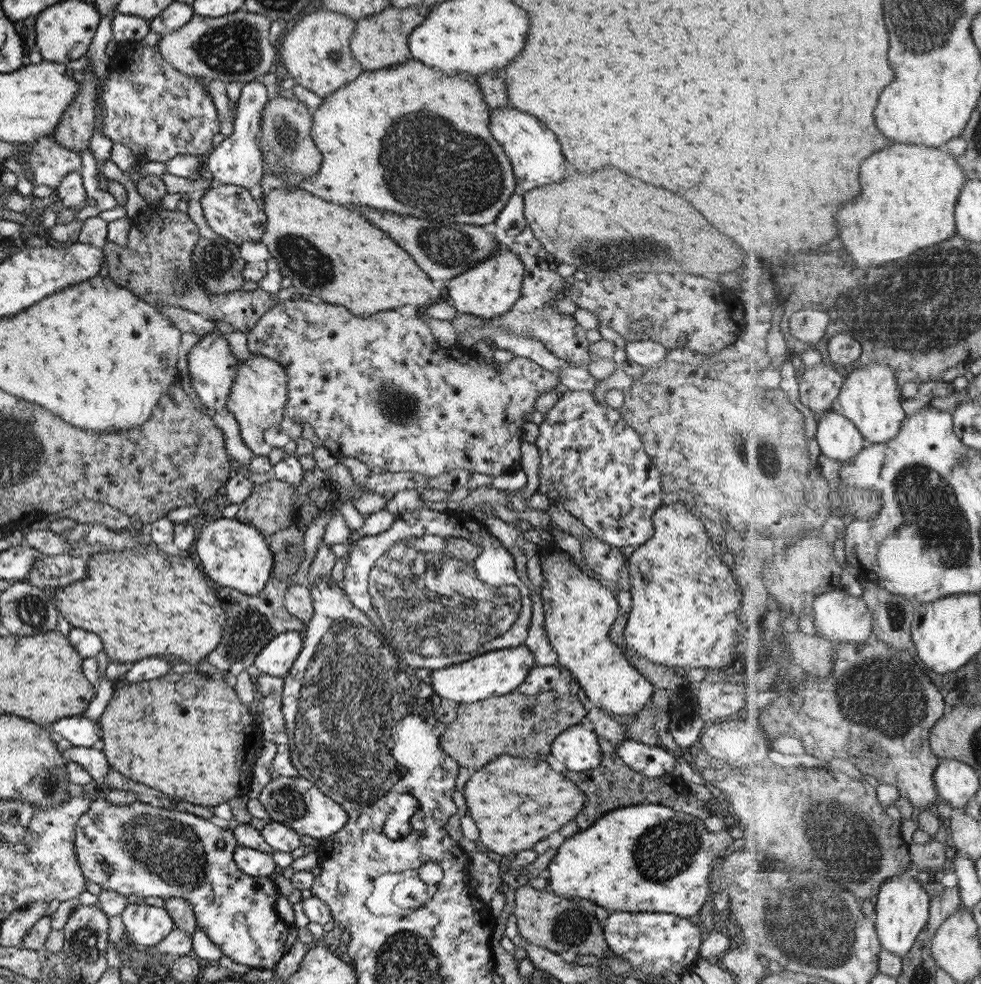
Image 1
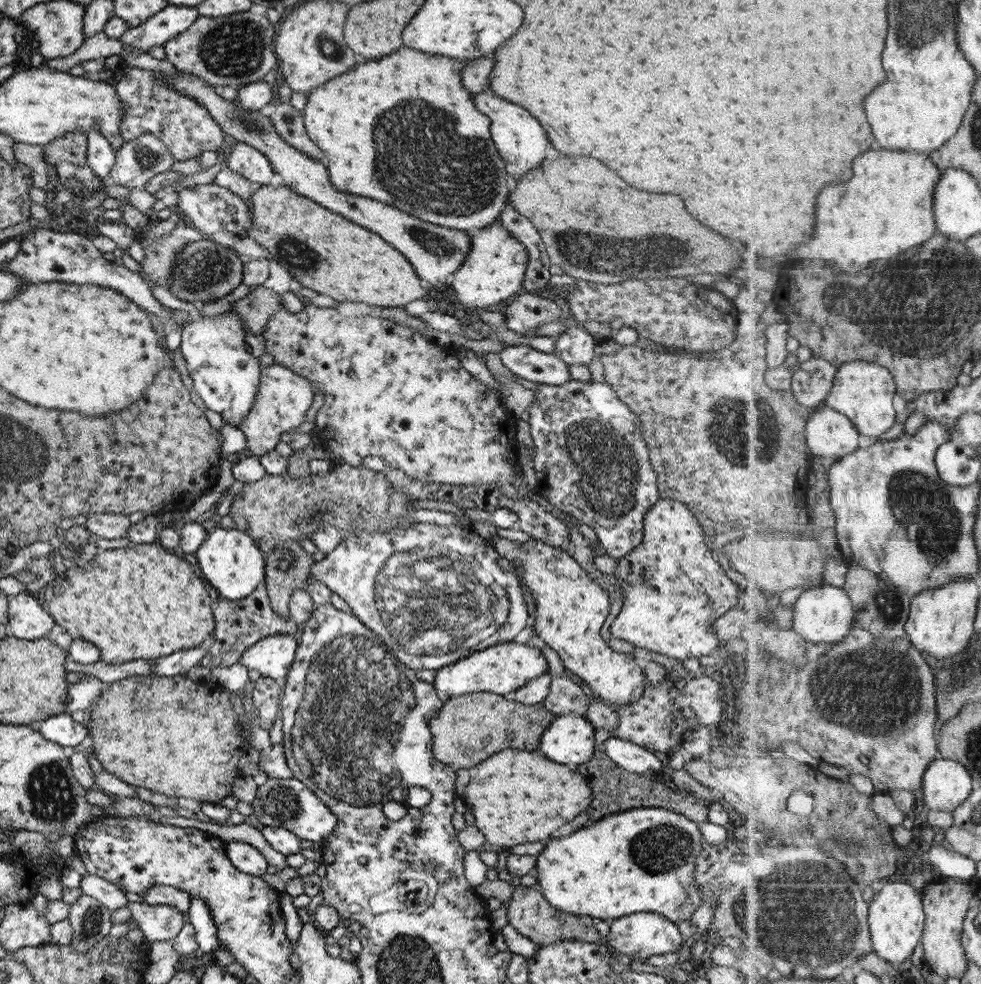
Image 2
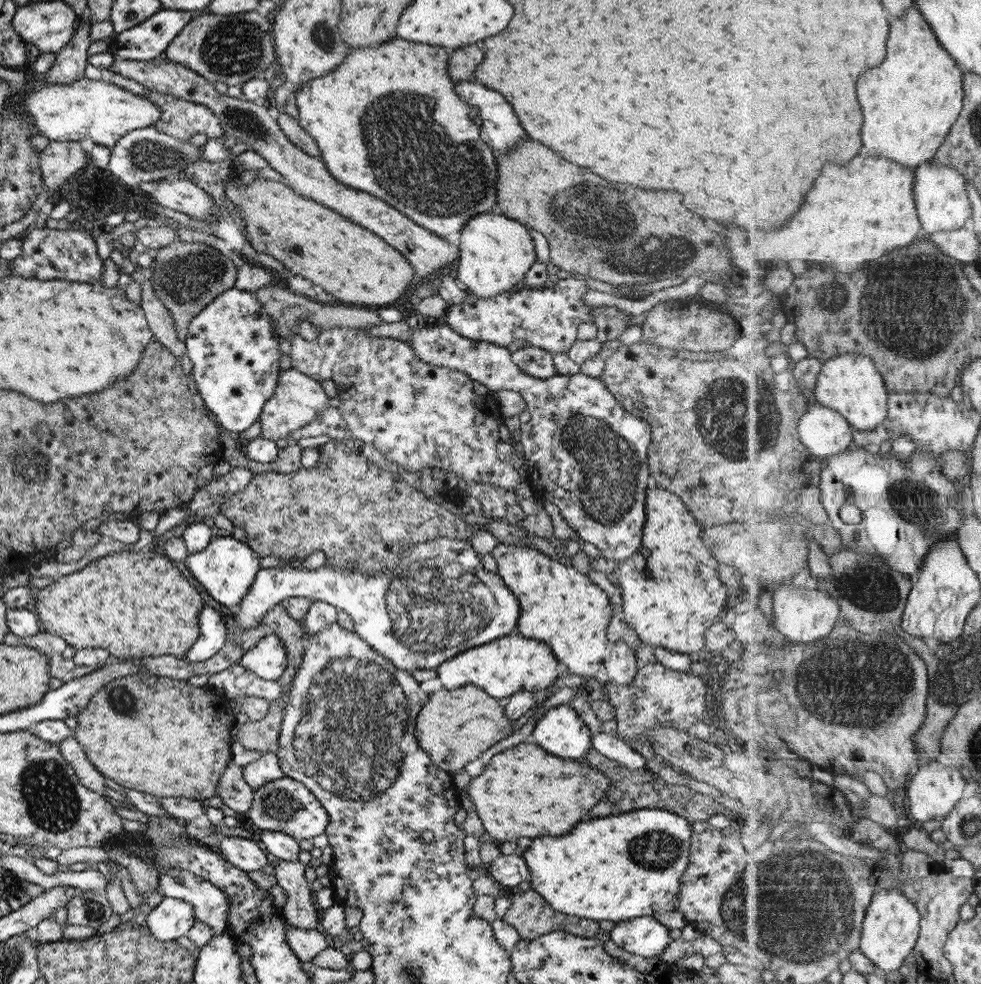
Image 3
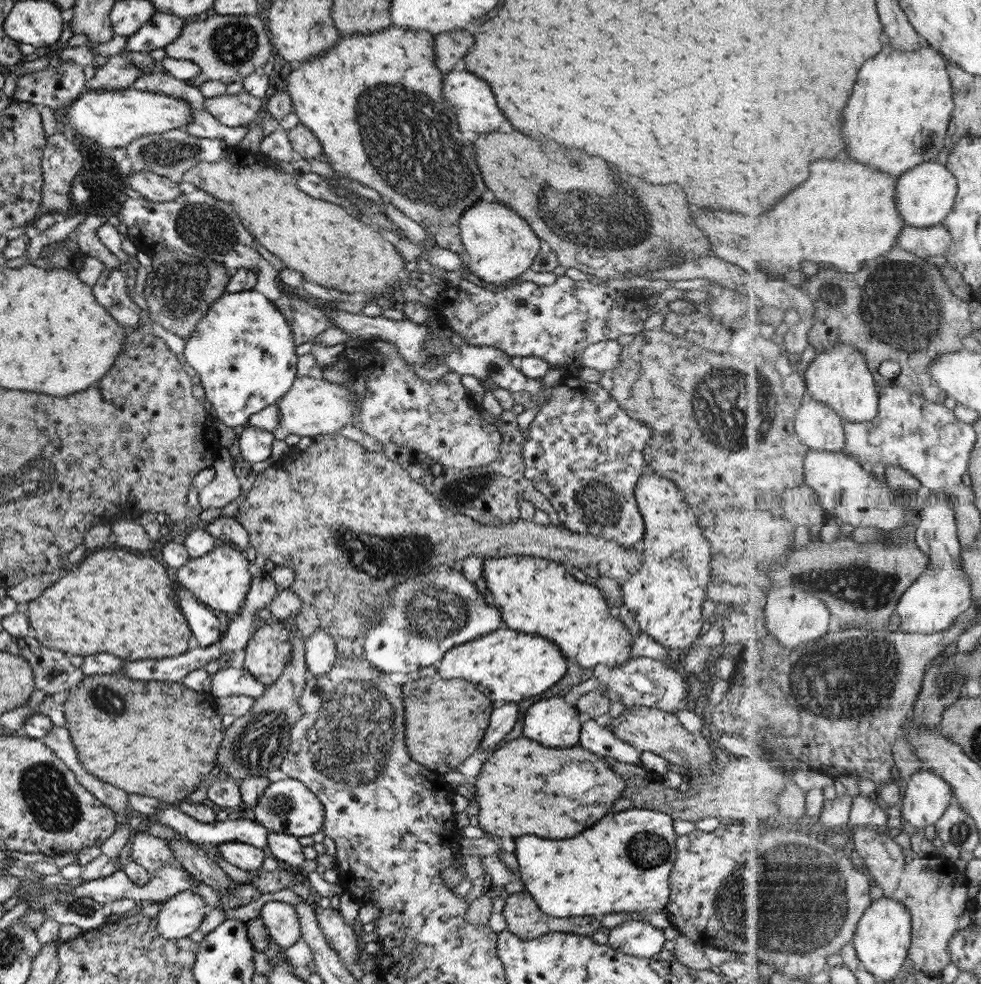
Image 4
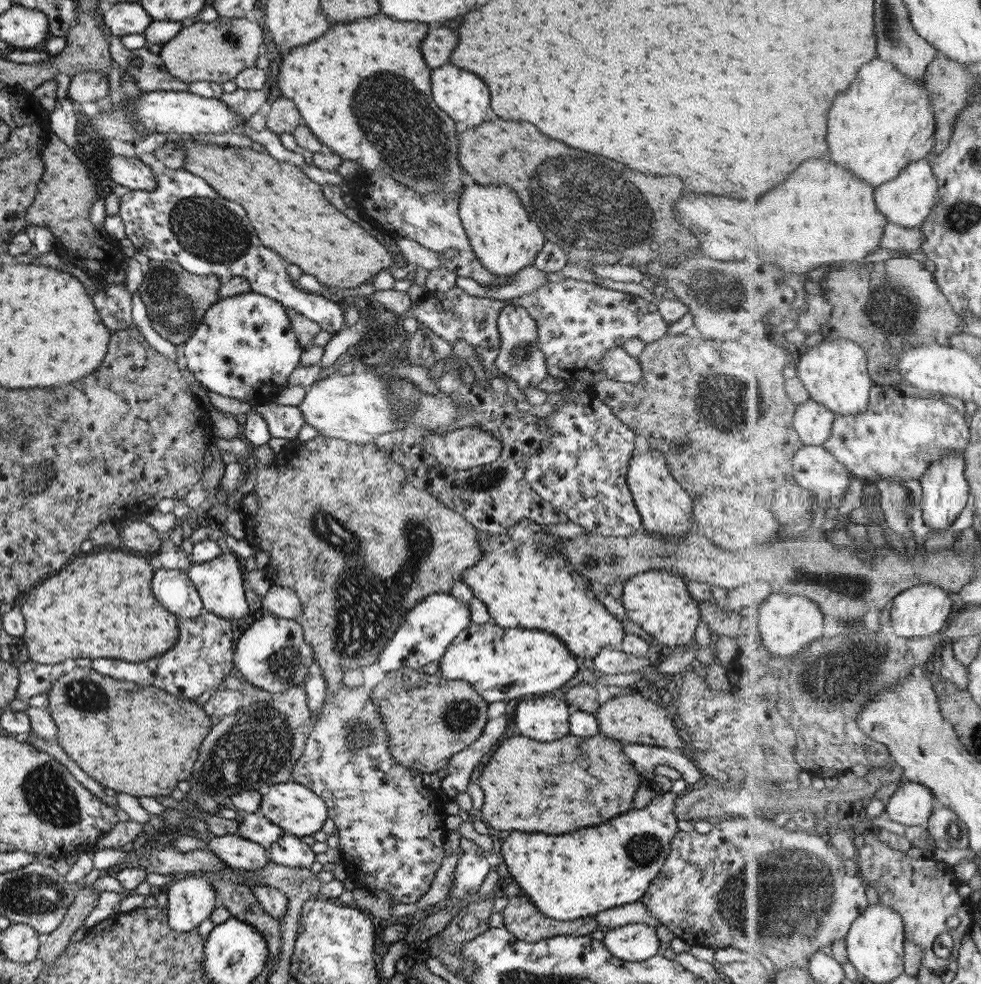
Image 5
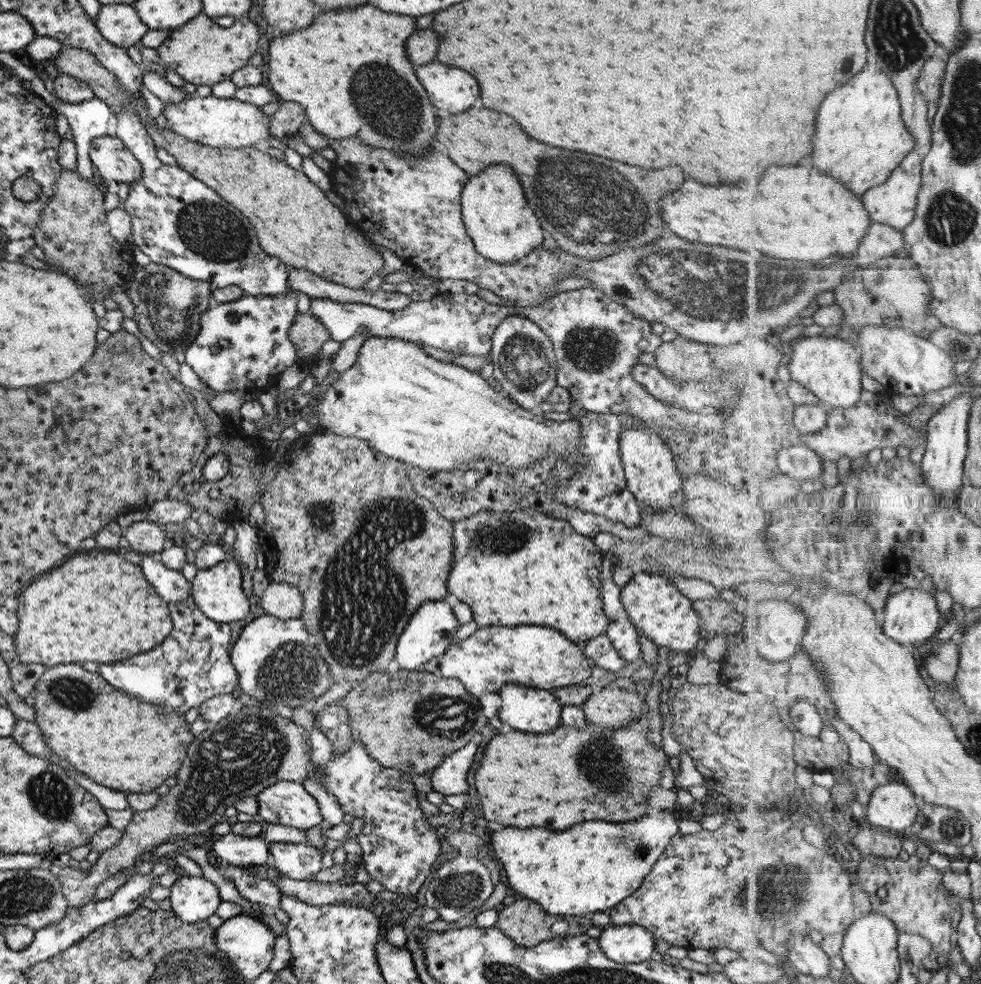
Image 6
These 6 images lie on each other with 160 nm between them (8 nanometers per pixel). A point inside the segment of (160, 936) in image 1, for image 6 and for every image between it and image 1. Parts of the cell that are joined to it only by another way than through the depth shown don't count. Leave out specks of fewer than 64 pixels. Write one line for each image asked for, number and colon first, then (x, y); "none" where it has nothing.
2: (157, 922)
3: (171, 918)
4: (180, 915)
5: (190, 899)
6: (192, 899)

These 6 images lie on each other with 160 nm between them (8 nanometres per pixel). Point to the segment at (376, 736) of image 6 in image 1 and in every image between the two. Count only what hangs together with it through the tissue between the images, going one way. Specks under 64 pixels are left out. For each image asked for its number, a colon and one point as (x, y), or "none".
1: (516, 724)
2: (467, 728)
3: (453, 727)
4: (444, 720)
5: (427, 719)

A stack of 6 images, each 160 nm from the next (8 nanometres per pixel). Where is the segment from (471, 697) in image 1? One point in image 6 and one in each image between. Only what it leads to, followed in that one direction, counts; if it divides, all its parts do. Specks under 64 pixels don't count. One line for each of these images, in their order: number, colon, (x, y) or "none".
2: (501, 669)
3: (509, 664)
4: (508, 665)
5: (499, 663)
6: (535, 656)

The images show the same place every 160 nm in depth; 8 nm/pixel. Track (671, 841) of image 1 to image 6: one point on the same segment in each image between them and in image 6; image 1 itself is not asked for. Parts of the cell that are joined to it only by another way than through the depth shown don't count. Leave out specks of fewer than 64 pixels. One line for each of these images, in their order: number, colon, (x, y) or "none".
2: (642, 860)
3: (621, 867)
4: (621, 864)
5: (578, 874)
6: (589, 867)

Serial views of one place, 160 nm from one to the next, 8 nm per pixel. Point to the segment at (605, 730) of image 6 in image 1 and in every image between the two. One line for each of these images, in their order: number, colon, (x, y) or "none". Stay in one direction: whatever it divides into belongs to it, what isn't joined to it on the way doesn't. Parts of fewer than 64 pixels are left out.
1: (514, 802)
2: (516, 797)
3: (523, 792)
4: (524, 787)
5: (531, 786)

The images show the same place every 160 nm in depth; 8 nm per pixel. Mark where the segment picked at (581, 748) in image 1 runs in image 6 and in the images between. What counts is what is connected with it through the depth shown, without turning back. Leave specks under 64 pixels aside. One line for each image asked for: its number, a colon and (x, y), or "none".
2: (568, 739)
3: (559, 731)
4: (553, 722)
5: (544, 717)
6: (533, 710)

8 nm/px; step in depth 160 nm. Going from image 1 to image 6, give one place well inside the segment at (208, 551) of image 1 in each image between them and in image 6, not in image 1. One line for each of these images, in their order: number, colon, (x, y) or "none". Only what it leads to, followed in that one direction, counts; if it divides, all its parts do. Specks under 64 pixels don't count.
2: (230, 562)
3: (225, 568)
4: (219, 579)
5: (219, 583)
6: (216, 591)

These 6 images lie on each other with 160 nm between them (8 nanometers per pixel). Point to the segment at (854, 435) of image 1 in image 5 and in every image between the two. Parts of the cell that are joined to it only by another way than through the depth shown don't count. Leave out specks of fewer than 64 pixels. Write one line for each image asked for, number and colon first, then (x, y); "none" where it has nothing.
2: (829, 433)
3: (825, 432)
4: (819, 427)
5: (813, 421)

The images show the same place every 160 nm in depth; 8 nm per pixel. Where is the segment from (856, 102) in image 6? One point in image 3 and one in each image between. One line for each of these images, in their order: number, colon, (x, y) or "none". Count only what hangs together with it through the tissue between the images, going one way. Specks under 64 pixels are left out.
3: (911, 103)
4: (899, 114)
5: (885, 121)

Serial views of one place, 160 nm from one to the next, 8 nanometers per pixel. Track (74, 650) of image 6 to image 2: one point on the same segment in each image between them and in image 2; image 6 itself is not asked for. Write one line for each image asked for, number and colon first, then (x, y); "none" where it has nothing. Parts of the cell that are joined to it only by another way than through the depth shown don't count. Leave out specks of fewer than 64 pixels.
2: (141, 602)
3: (134, 604)
4: (115, 601)
5: (99, 606)

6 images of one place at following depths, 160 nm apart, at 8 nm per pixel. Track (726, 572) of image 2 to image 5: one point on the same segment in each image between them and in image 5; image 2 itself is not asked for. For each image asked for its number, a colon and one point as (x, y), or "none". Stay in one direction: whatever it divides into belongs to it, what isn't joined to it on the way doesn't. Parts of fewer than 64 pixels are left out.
3: (671, 595)
4: (664, 595)
5: (657, 600)

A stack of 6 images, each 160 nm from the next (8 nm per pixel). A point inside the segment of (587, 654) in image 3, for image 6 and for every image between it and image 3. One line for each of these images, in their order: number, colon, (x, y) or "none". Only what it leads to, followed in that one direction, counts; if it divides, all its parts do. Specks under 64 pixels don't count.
4: (534, 595)
5: (522, 579)
6: (510, 568)

